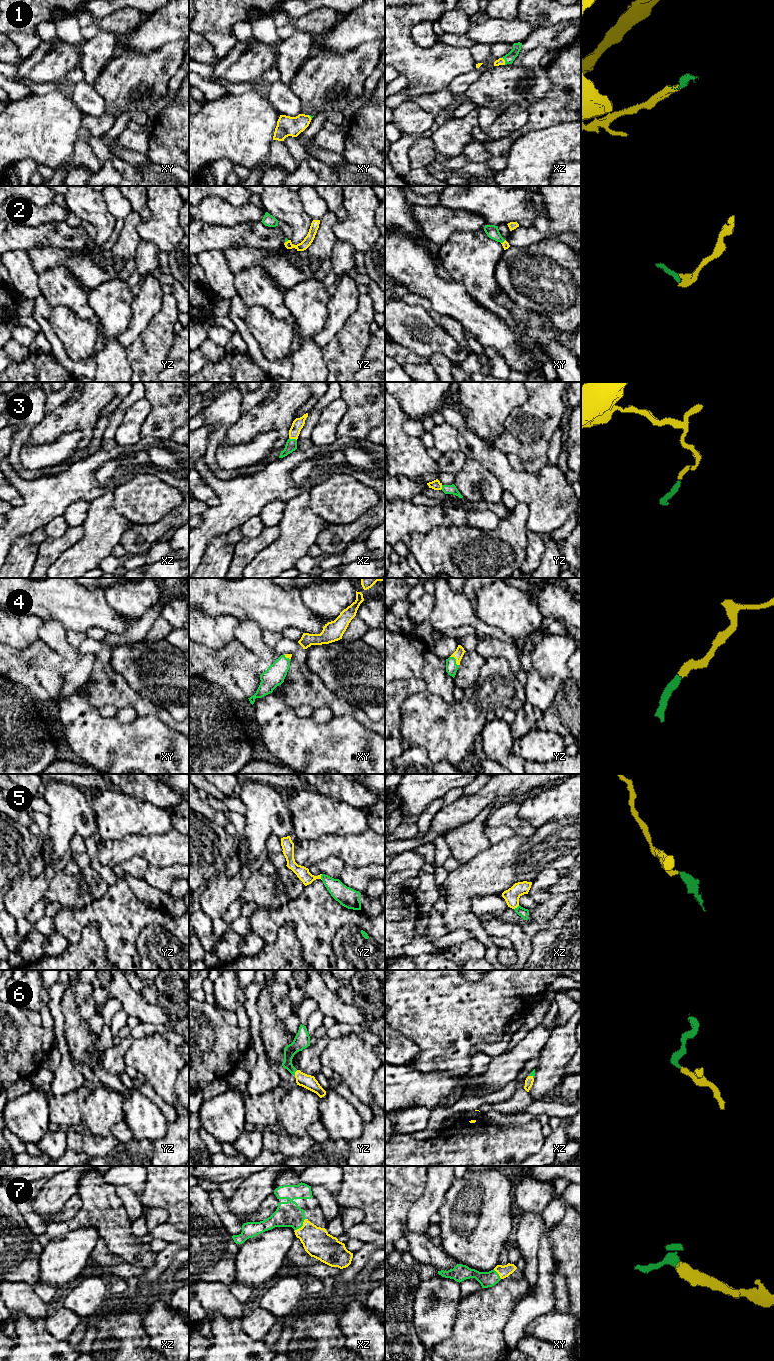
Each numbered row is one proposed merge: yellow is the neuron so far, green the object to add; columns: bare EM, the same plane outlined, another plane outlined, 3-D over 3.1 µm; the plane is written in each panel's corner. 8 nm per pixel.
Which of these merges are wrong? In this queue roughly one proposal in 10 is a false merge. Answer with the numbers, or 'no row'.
no row

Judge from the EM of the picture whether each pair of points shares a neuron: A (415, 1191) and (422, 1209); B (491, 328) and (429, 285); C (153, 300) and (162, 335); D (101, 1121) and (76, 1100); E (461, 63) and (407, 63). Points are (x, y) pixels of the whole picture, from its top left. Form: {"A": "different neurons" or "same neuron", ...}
{"A": "different neurons", "B": "same neuron", "C": "different neurons", "D": "different neurons", "E": "same neuron"}

